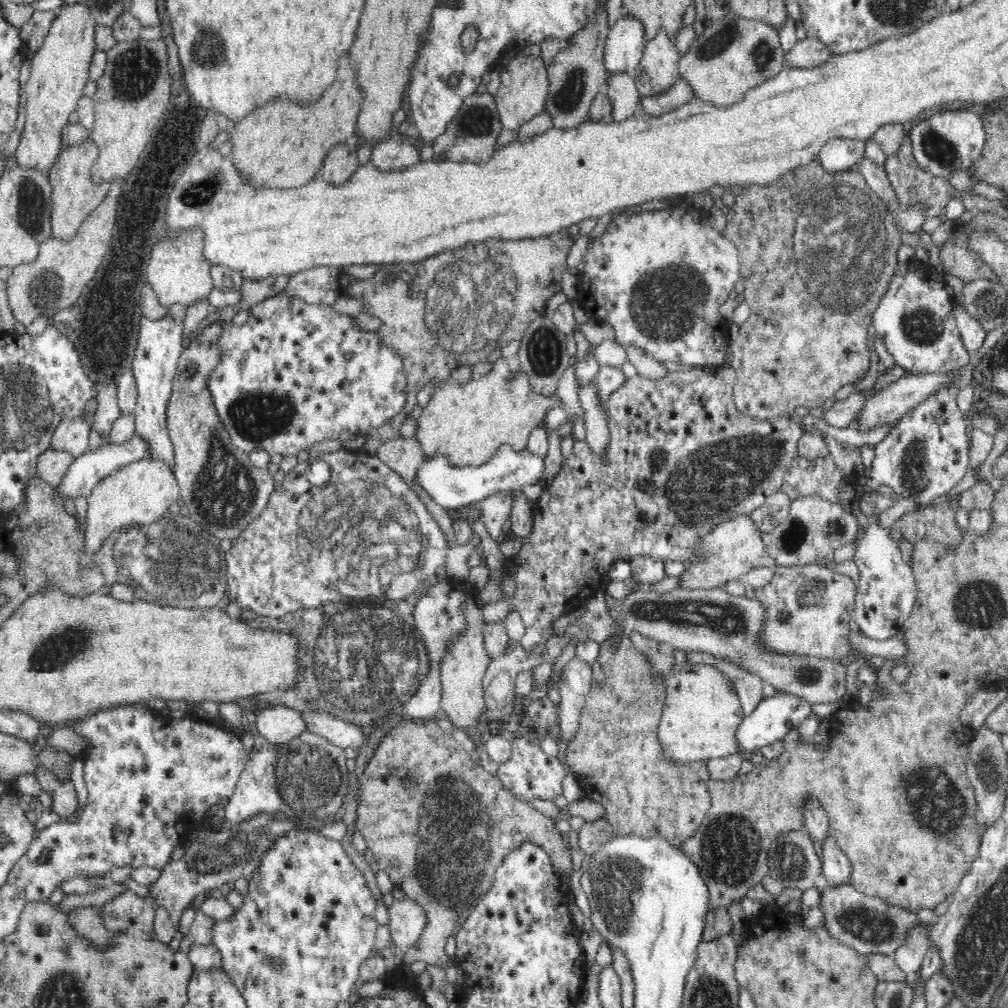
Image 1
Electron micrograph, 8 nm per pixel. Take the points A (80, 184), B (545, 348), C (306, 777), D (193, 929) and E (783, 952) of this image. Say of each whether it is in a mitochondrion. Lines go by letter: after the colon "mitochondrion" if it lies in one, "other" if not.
A: other
B: mitochondrion
C: mitochondrion
D: other
E: other

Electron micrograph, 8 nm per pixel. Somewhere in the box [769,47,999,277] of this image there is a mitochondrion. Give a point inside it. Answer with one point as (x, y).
(936, 147)

